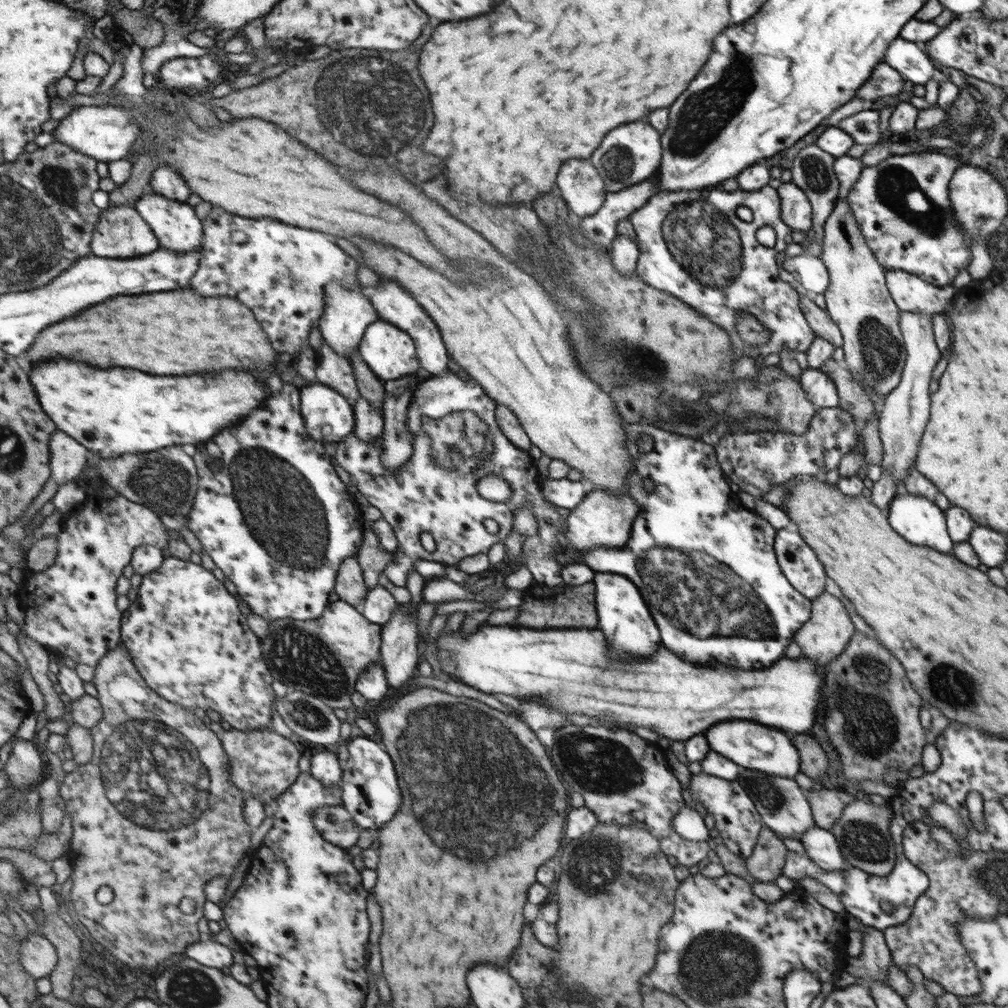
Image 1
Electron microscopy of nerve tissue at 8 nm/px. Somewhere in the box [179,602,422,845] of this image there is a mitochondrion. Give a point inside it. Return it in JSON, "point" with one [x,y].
{"point":[301,658]}

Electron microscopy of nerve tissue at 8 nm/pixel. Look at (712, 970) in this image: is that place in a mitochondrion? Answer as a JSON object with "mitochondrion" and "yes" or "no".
{"mitochondrion":"yes"}

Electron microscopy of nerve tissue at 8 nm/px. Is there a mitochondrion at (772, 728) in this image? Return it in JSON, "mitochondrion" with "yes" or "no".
{"mitochondrion":"no"}

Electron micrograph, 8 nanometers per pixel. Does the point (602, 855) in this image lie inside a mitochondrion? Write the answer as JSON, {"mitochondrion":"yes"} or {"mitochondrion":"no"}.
{"mitochondrion":"yes"}

